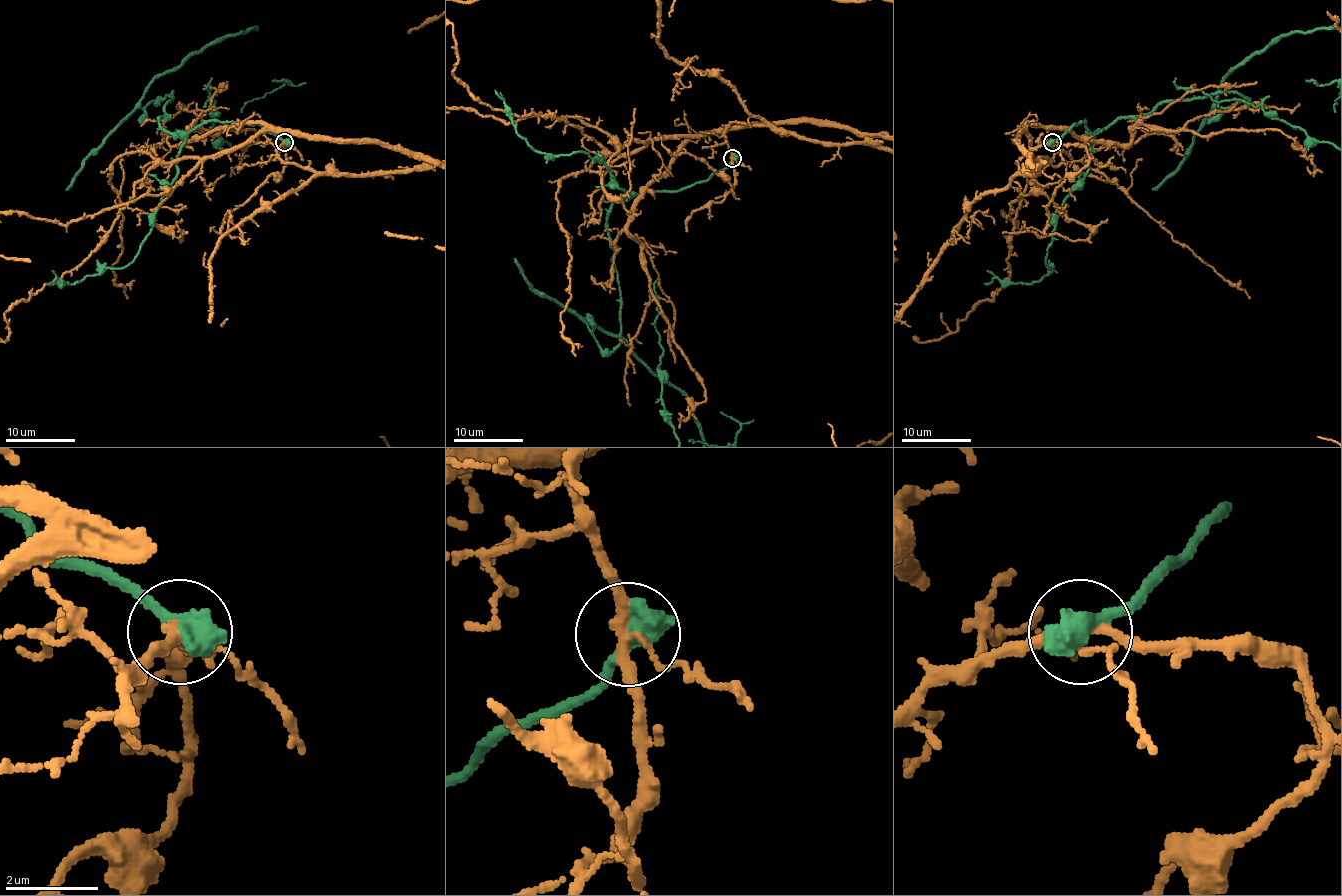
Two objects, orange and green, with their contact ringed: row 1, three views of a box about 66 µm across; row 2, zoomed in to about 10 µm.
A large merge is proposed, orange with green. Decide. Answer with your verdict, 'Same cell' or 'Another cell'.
Another cell

